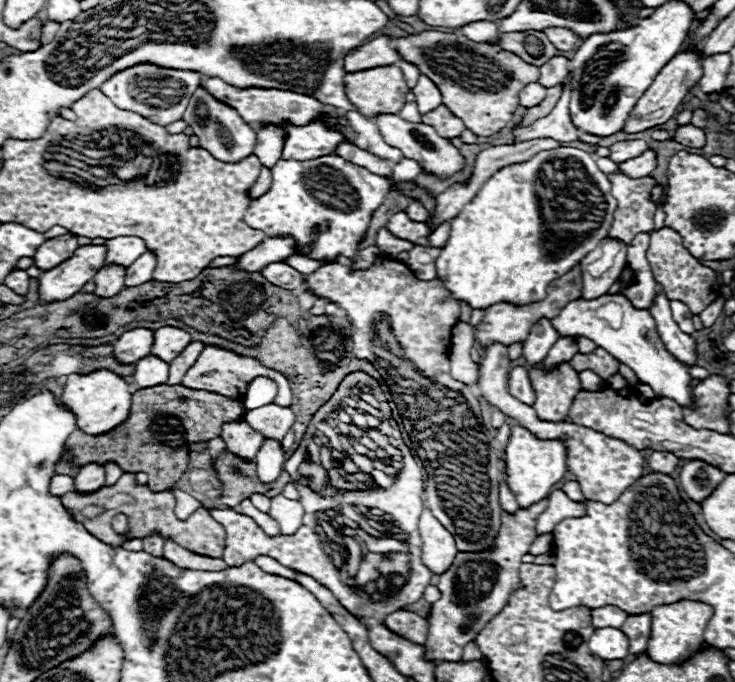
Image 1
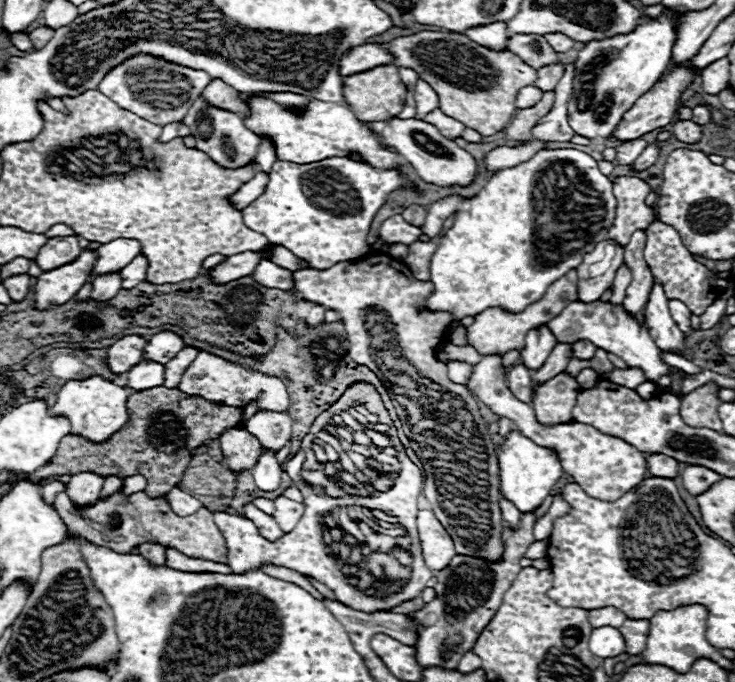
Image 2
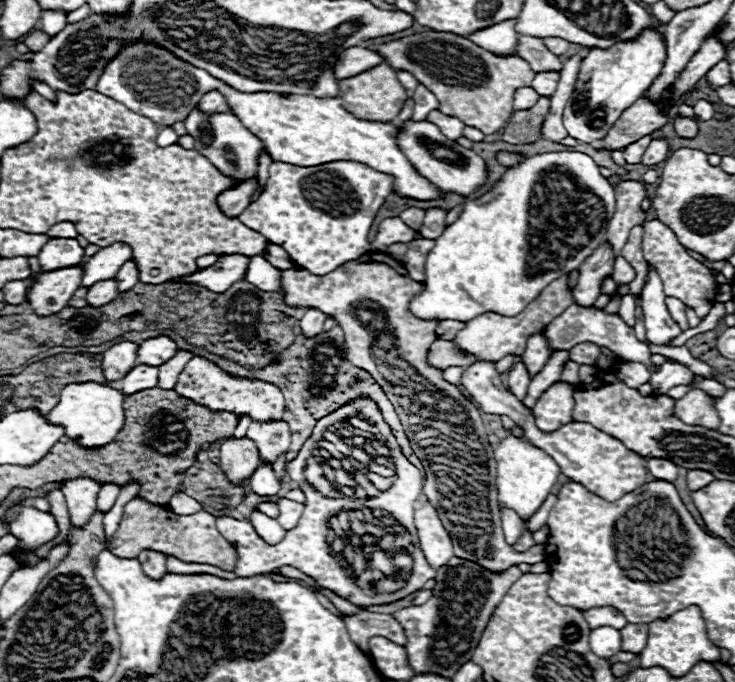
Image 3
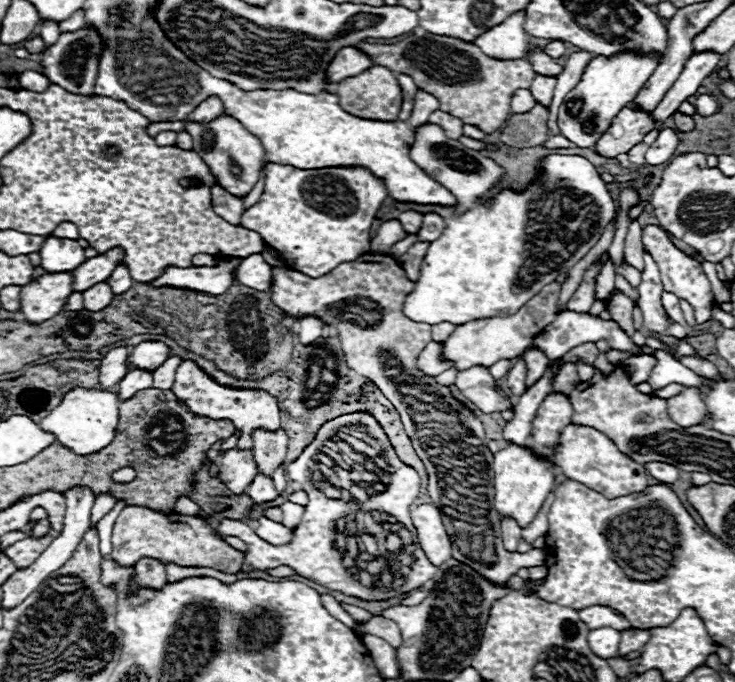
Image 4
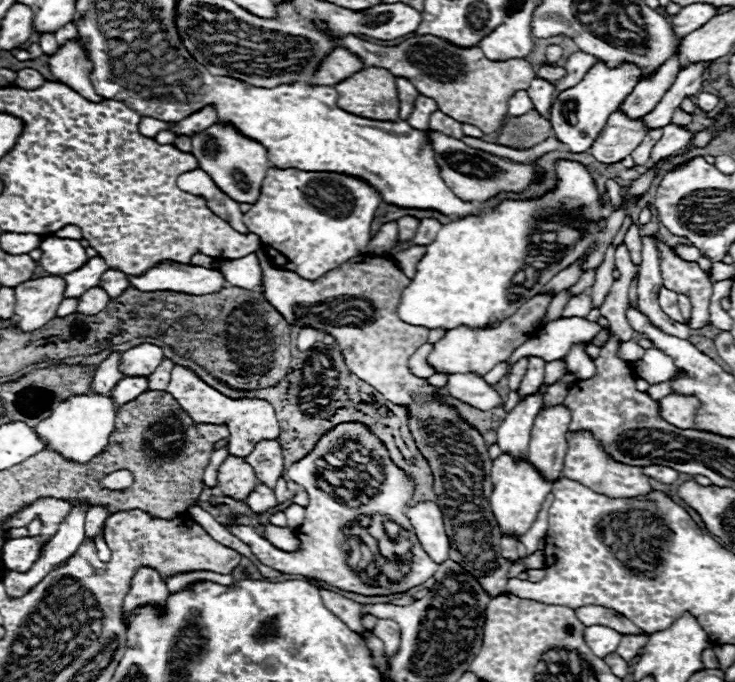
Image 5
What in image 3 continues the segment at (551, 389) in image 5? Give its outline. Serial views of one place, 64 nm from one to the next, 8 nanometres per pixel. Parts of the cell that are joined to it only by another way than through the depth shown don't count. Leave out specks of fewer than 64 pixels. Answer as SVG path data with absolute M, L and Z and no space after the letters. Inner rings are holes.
M568 360L568 362L566 362L566 368L562 370L562 376L560 376L560 380L562 380L562 382L568 382L568 384L574 384L574 386L576 386L576 384L580 382L580 378L578 378L578 368L580 368L580 366L578 366L576 362Z

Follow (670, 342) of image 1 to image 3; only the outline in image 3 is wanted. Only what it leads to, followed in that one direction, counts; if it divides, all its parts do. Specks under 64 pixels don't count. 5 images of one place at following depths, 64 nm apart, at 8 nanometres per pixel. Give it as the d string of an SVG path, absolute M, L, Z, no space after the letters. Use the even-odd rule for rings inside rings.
M648 264L648 278L642 286L640 298L642 298L640 308L642 308L642 316L644 316L646 338L652 344L666 344L668 340L682 334L682 328L668 314L668 308L664 304L666 294L662 290L662 280L660 280L656 268L652 268L650 264Z

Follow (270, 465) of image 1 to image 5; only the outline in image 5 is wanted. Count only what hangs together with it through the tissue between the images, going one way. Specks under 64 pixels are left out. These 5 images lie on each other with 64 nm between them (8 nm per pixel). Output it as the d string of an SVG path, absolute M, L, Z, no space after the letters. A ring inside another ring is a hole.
M258 482L254 492L250 492L246 504L250 506L250 510L254 514L264 514L264 512L268 512L268 510L272 510L276 506L276 496L274 496L274 492L270 488L266 488L264 484Z

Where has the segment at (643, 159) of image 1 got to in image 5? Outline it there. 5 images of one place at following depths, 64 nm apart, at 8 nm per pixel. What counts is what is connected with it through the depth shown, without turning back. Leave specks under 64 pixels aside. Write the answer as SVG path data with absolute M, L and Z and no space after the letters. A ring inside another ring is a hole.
M668 124L666 128L662 128L664 134L662 134L662 140L658 140L658 144L654 146L652 150L652 160L662 160L662 158L668 158L672 156L674 152L678 152L680 148L684 148L690 138L692 138L692 132L682 128L682 126L676 126L676 124Z

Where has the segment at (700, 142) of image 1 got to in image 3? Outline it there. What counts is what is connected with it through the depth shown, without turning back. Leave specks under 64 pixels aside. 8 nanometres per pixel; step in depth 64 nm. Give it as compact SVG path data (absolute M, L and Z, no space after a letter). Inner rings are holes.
M676 116L674 118L674 130L680 138L692 138L698 132L698 124L694 118L684 118L684 116Z

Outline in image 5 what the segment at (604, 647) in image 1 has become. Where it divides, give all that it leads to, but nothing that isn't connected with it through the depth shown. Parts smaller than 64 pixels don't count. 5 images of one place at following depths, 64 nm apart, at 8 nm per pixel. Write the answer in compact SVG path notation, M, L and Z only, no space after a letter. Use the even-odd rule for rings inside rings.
M588 626L588 628L584 628L586 646L600 658L614 652L620 644L620 638L622 638L622 634L614 632L612 628L606 628L606 626Z

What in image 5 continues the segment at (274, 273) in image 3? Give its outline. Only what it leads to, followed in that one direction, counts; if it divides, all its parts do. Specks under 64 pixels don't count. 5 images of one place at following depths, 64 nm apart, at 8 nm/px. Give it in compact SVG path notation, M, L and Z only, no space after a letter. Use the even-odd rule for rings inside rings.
M254 254L238 260L222 260L218 264L218 270L230 286L238 286L244 290L256 290L262 286L262 270Z

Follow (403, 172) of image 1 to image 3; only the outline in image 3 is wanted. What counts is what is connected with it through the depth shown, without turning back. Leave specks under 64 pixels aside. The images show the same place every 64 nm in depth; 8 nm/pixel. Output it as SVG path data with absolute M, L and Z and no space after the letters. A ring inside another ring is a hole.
M272 162L264 192L240 214L240 220L250 230L260 232L270 244L282 246L296 268L324 276L370 250L368 232L372 220L390 192L392 176L376 172L366 164L336 162L298 168Z

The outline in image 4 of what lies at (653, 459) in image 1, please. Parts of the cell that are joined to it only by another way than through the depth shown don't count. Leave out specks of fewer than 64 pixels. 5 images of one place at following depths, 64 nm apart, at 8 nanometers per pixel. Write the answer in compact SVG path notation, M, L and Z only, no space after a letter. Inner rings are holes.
M644 464L644 468L658 482L672 484L672 482L678 480L678 468L672 468L670 464Z

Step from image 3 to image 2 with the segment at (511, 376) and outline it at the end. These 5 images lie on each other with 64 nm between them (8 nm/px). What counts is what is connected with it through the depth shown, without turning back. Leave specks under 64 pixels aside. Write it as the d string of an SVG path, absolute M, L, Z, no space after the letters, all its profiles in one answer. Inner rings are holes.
M514 364L508 374L506 374L506 380L508 380L508 388L510 392L522 400L522 402L532 402L532 380L530 380L530 370L524 368L524 364Z

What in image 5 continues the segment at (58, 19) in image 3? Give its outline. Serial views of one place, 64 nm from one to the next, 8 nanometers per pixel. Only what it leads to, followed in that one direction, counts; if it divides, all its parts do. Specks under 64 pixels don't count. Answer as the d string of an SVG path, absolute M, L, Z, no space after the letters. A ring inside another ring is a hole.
M44 34L44 36L40 36L36 42L40 44L40 48L42 48L42 52L44 52L46 56L52 56L54 50L58 48L58 46L56 46L56 38L54 38L54 34Z

